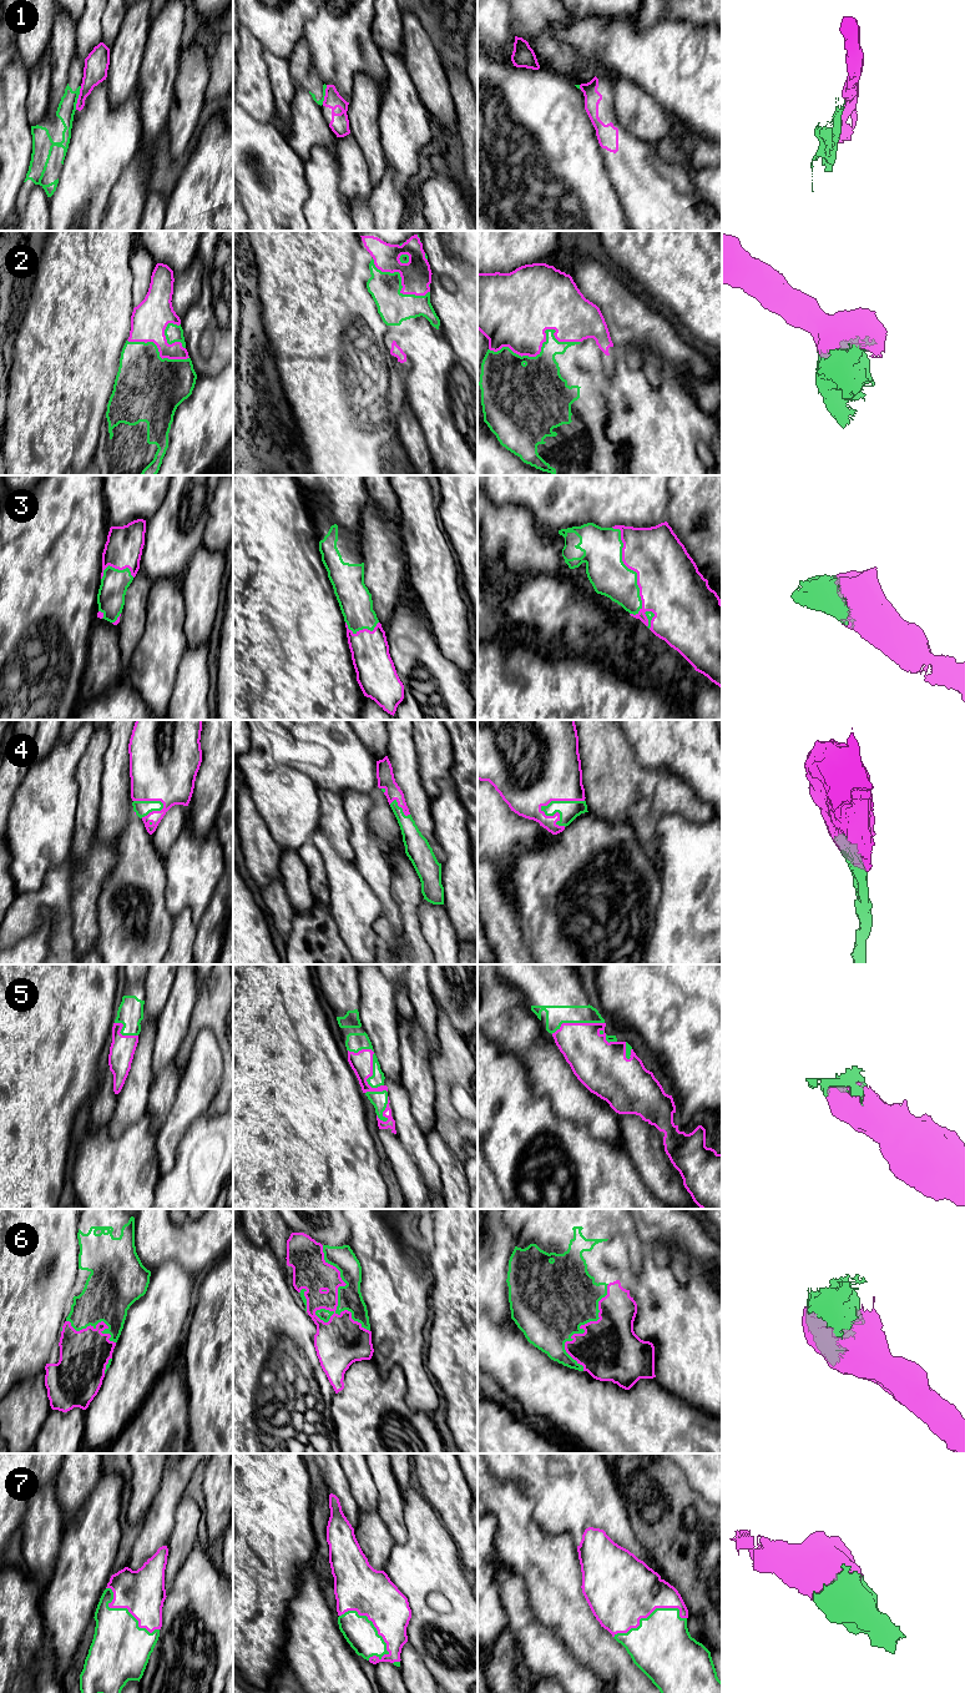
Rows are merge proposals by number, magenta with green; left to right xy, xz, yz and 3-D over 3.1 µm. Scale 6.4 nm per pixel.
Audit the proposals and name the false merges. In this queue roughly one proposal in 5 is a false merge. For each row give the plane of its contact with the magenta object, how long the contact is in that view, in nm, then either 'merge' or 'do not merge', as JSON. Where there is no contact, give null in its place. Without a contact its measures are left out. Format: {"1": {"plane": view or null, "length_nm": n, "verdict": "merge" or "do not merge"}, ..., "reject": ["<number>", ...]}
{"1": {"plane": "xy", "length_nm": 160, "verdict": "do not merge"}, "2": {"plane": "yz", "length_nm": 600, "verdict": "merge"}, "3": {"plane": "yz", "length_nm": 600, "verdict": "merge"}, "4": {"plane": "yz", "length_nm": 300, "verdict": "merge"}, "5": {"plane": "xz", "length_nm": 340, "verdict": "merge"}, "6": {"plane": "xz", "length_nm": 650, "verdict": "merge"}, "7": {"plane": "xz", "length_nm": 420, "verdict": "merge"}, "reject": ["1"]}

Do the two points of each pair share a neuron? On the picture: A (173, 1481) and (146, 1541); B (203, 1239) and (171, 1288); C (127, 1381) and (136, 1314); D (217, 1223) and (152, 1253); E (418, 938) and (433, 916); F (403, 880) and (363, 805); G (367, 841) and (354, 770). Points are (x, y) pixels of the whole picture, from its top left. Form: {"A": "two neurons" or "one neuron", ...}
{"A": "one neuron", "B": "two neurons", "C": "one neuron", "D": "one neuron", "E": "two neurons", "F": "two neurons", "G": "two neurons"}

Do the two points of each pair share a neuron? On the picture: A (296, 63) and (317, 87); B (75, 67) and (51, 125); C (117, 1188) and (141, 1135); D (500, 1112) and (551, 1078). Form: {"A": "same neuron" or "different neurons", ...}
{"A": "same neuron", "B": "same neuron", "C": "same neuron", "D": "different neurons"}

